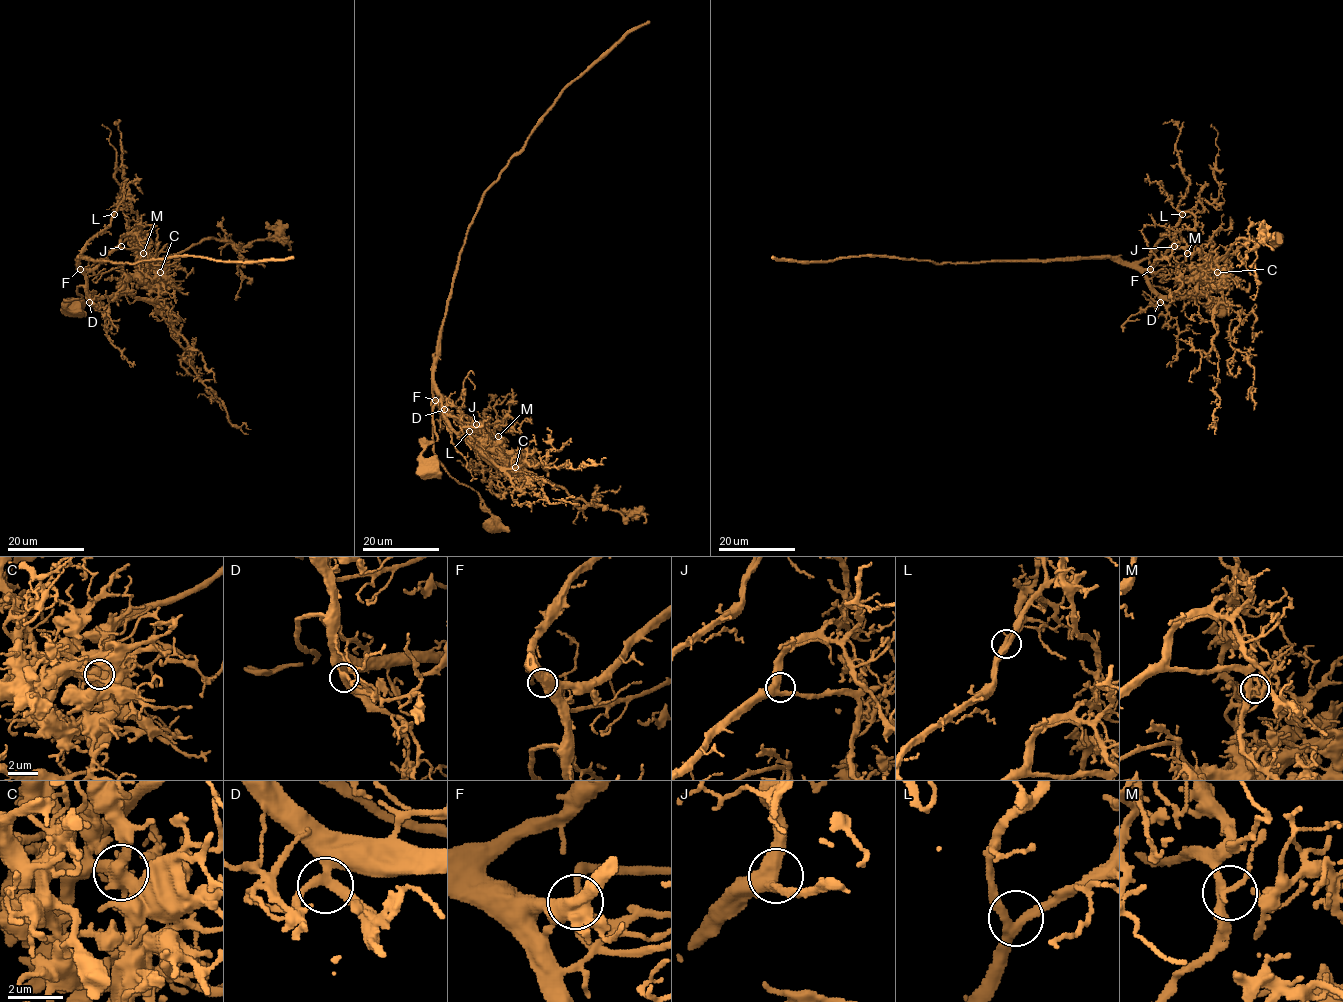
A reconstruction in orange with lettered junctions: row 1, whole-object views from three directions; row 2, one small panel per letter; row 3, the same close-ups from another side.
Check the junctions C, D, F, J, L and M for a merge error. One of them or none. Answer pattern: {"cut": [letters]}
{"cut": ["F"]}

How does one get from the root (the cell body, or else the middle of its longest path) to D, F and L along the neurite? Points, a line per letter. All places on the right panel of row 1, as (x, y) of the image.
D: (1276, 240), (1272, 243), (1266, 238), (1249, 239), (1225, 264), (1210, 270), (1153, 265), (1148, 288), (1160, 302)
F: (1276, 240), (1249, 239), (1225, 264), (1210, 270), (1165, 265), (1153, 265), (1150, 269)
L: (1276, 240), (1249, 239), (1225, 264), (1210, 270), (1153, 265), (1148, 278), (1138, 265), (1182, 214)

